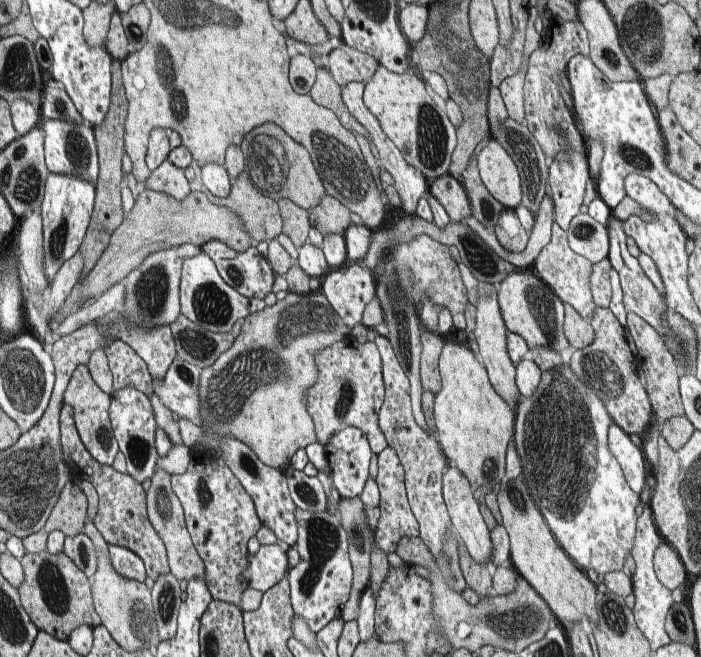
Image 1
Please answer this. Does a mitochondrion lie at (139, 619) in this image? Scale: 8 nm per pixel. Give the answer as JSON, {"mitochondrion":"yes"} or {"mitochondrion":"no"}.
{"mitochondrion":"yes"}

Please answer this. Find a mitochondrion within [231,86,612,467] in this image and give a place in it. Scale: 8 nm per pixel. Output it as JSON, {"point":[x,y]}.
{"point":[342,167]}

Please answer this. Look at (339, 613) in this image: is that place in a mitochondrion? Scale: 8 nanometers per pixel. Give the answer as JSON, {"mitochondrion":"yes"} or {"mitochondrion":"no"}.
{"mitochondrion":"no"}

